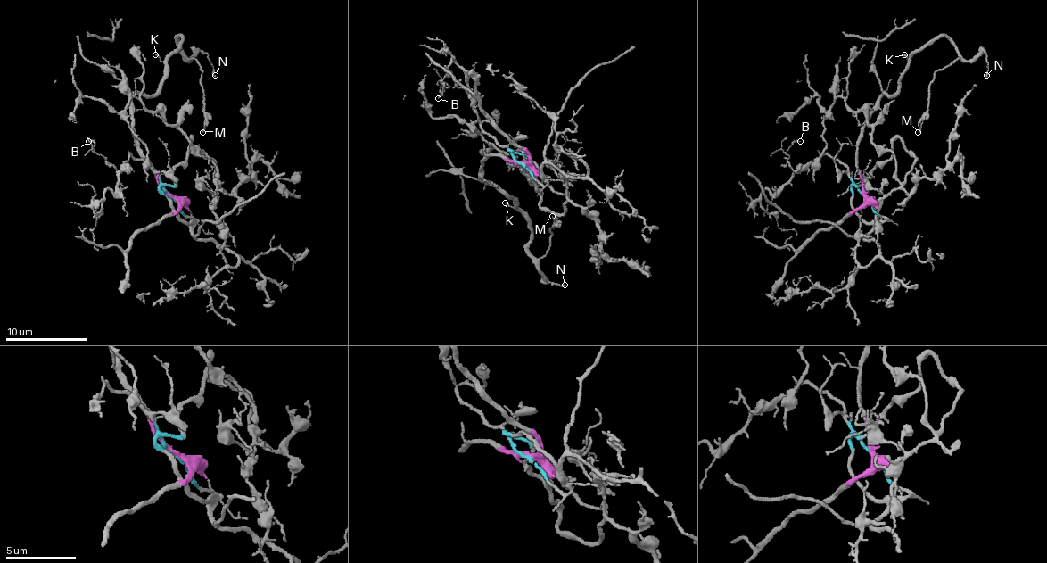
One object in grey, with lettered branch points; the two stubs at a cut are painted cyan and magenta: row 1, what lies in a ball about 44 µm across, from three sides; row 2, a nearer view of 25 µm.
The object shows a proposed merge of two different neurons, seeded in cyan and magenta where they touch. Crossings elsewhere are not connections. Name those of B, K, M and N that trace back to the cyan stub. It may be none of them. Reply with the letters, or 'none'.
B

